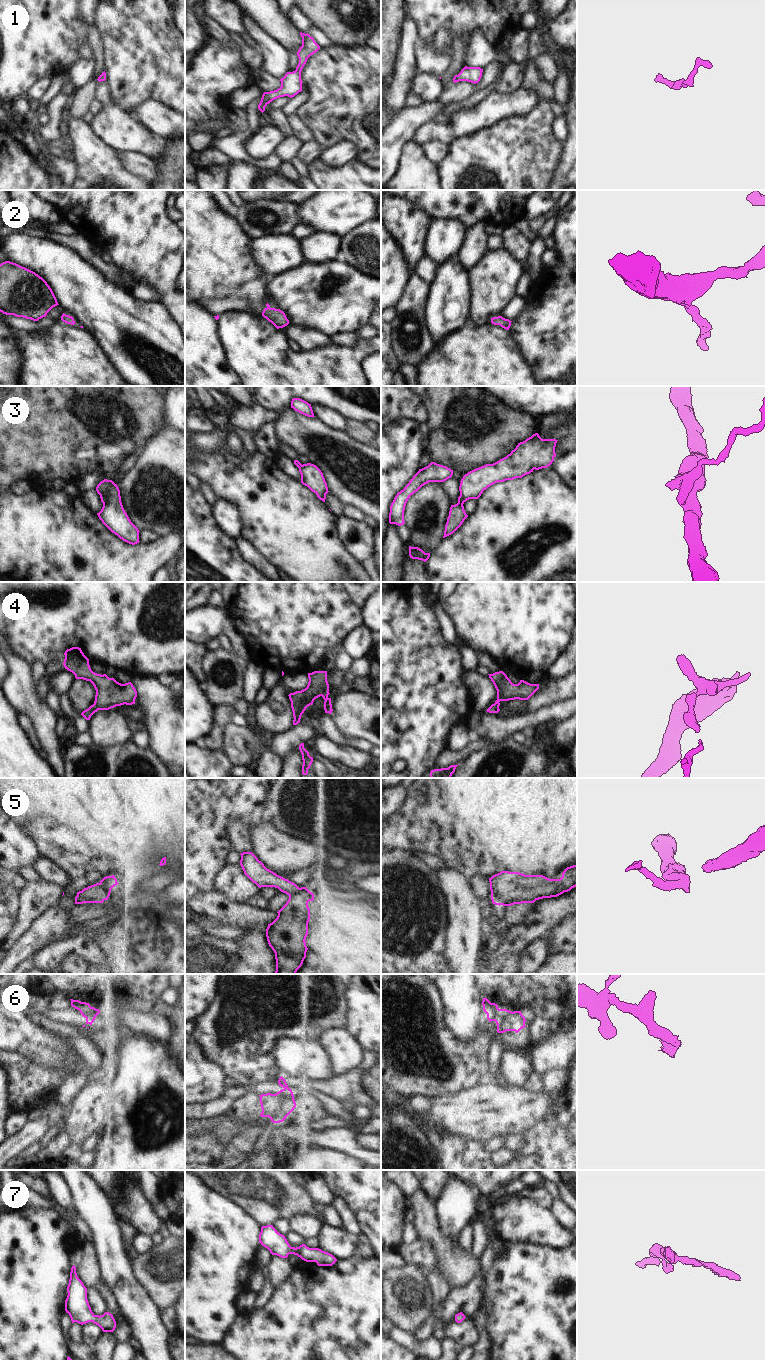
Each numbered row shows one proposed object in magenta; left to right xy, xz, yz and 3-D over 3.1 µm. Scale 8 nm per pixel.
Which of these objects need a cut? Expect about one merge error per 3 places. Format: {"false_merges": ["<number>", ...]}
{"false_merges": ["3", "5", "6"]}

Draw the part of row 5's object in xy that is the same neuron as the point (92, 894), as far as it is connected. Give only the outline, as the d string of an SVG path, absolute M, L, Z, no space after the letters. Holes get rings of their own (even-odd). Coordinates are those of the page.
M96 883L94 885L88 886L87 888L84 888L82 891L77 892L77 896L75 897L75 904L103 903L103 896L104 892L100 883Z

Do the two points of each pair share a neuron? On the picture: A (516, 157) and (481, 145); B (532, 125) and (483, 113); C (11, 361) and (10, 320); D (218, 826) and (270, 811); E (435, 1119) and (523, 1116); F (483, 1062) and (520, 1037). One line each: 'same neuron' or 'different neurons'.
A: same neuron
B: different neurons
C: different neurons
D: same neuron
E: same neuron
F: different neurons

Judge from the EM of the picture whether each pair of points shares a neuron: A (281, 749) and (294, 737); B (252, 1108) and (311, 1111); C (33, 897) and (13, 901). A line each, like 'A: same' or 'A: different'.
A: same
B: same
C: different

